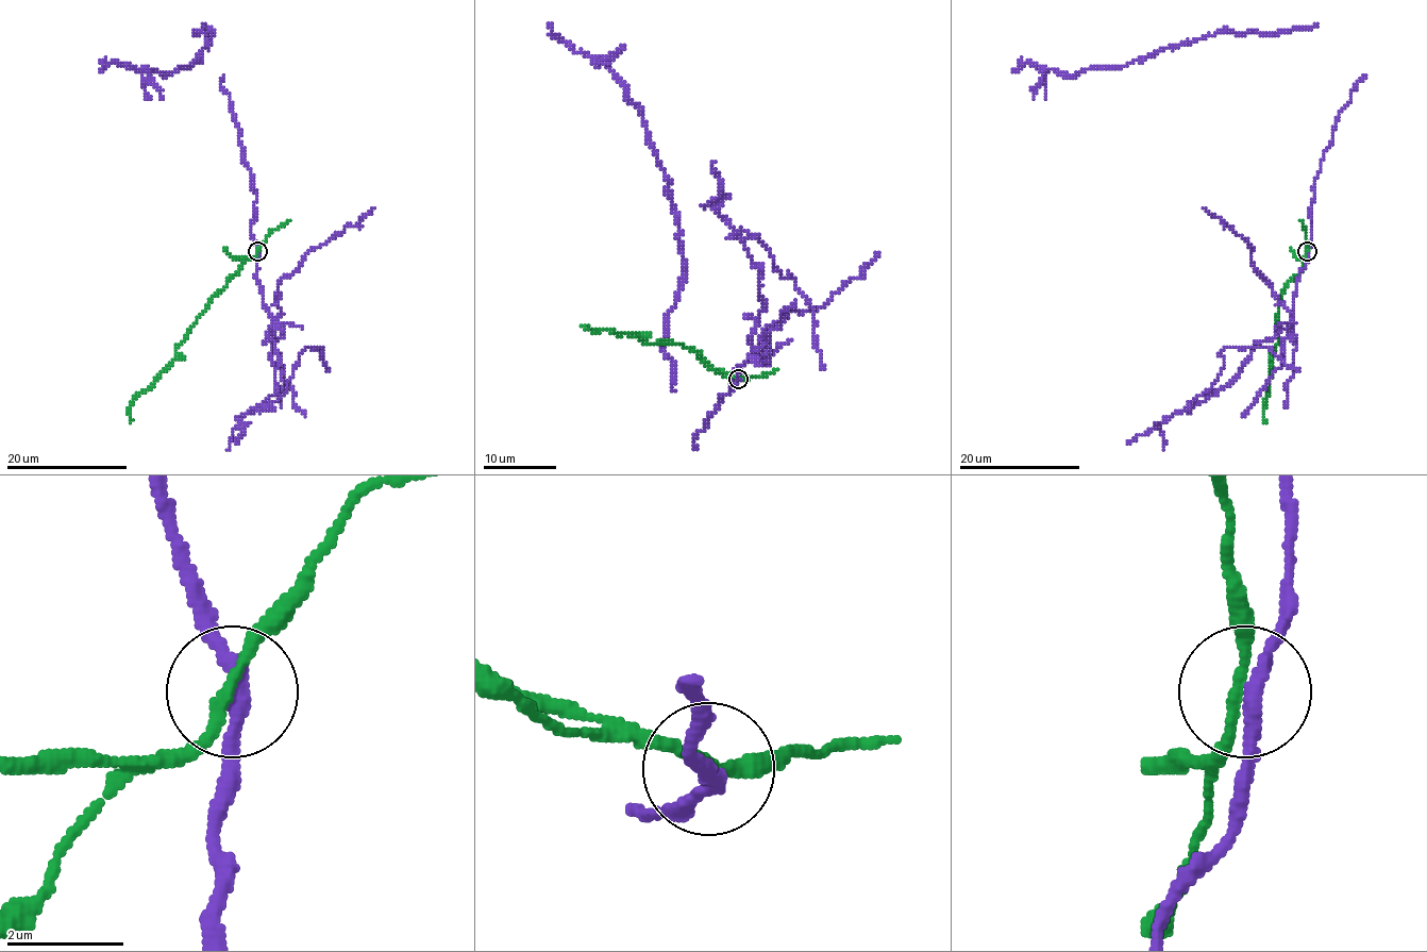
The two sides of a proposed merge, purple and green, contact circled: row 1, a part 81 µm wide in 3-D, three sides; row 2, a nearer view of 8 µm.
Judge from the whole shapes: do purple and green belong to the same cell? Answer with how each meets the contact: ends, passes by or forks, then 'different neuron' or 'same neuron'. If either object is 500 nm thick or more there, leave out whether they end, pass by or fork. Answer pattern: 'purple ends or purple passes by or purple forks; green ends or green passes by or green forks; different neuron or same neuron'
purple passes by; green passes by; different neuron

